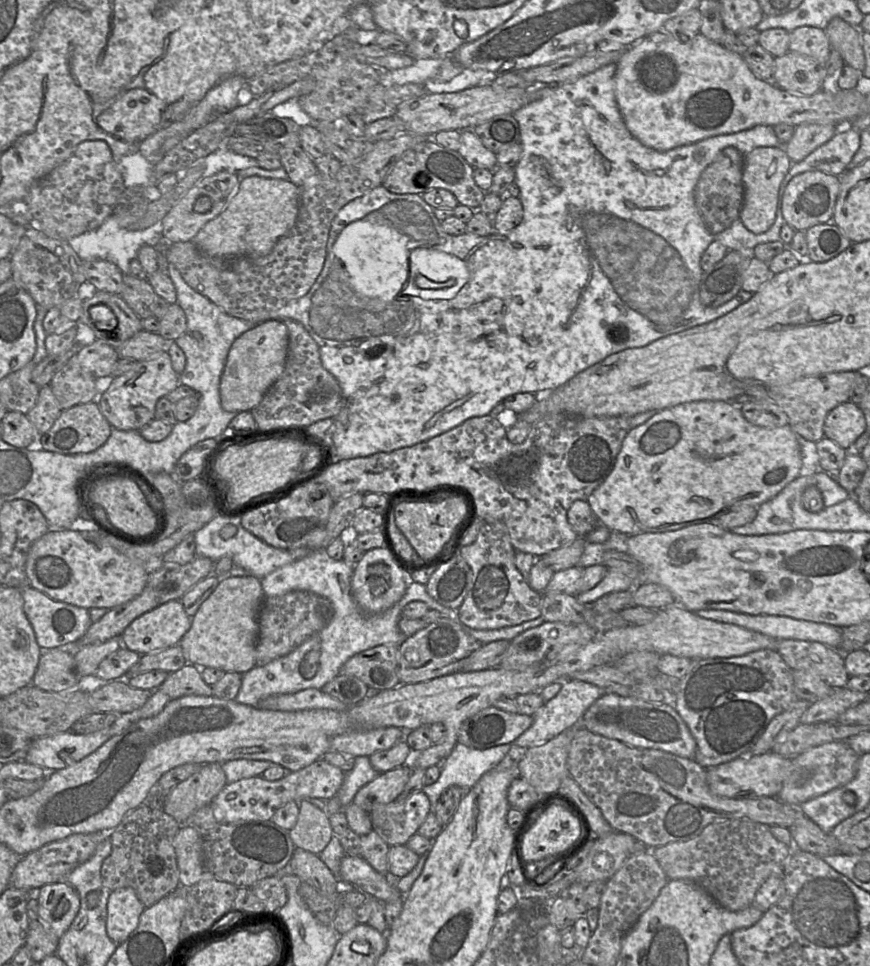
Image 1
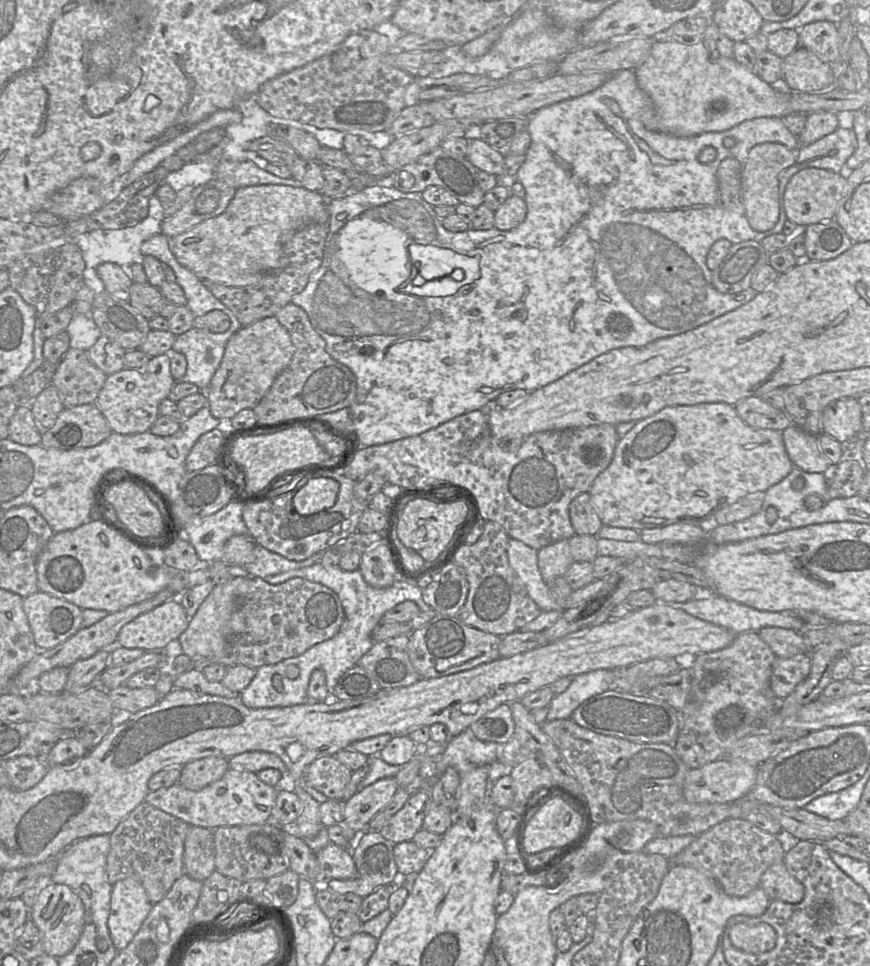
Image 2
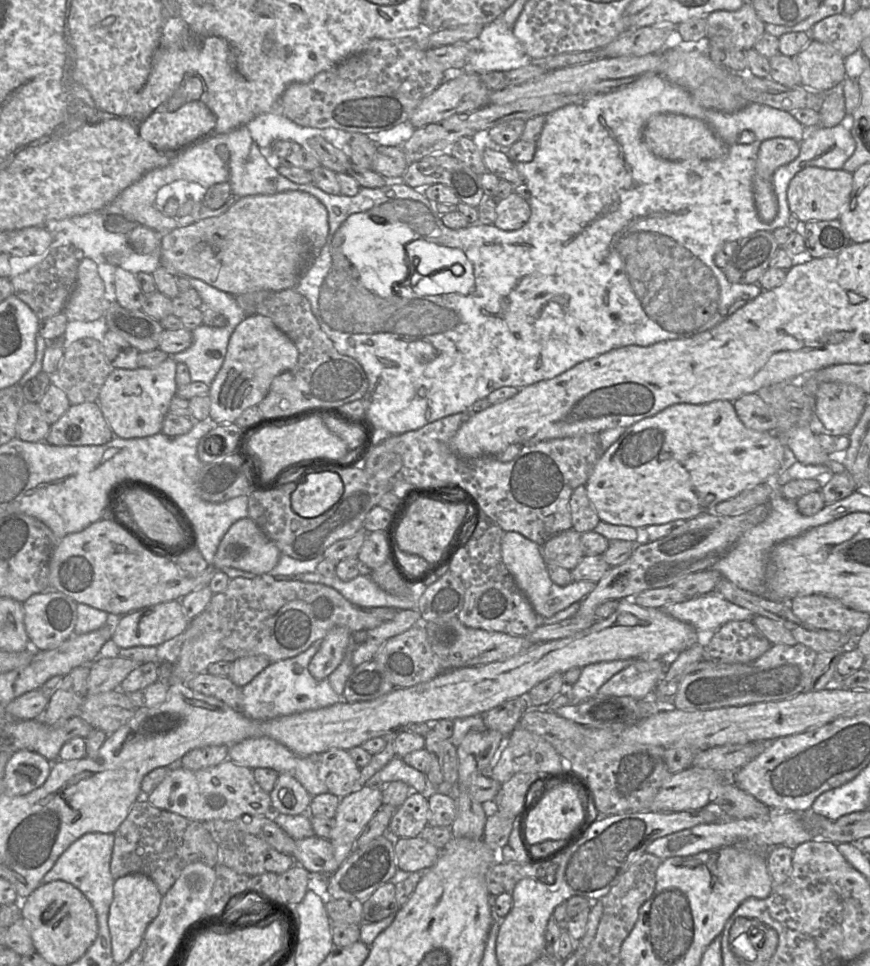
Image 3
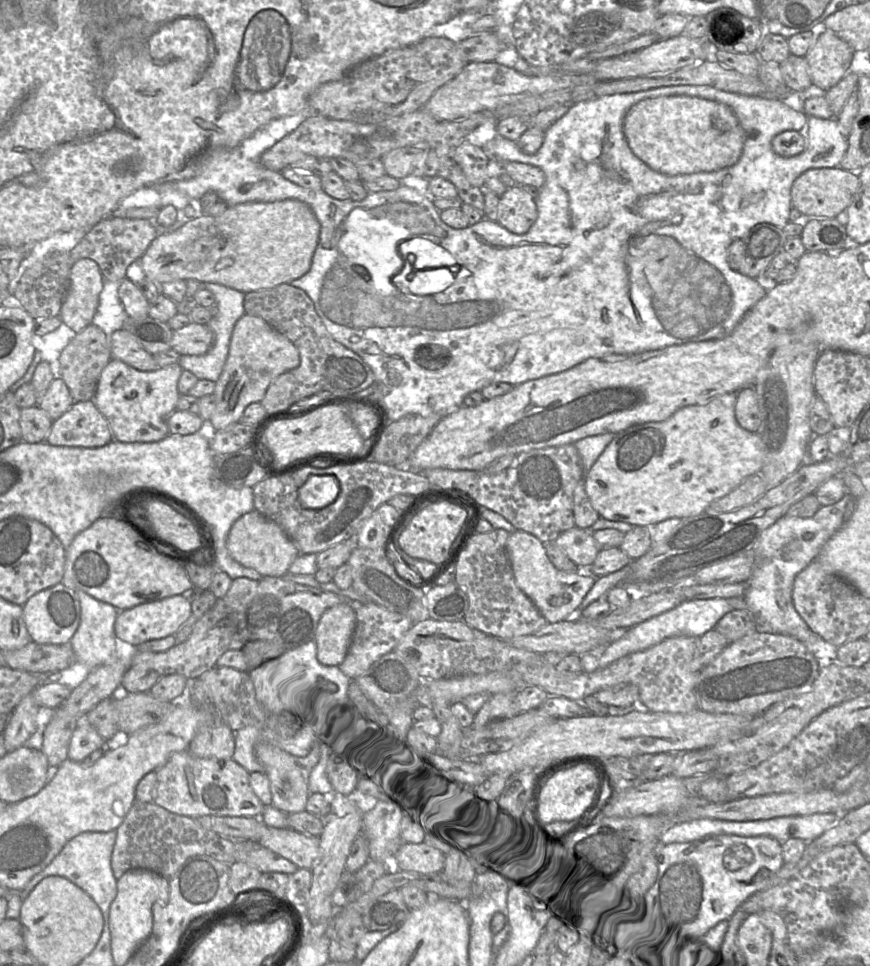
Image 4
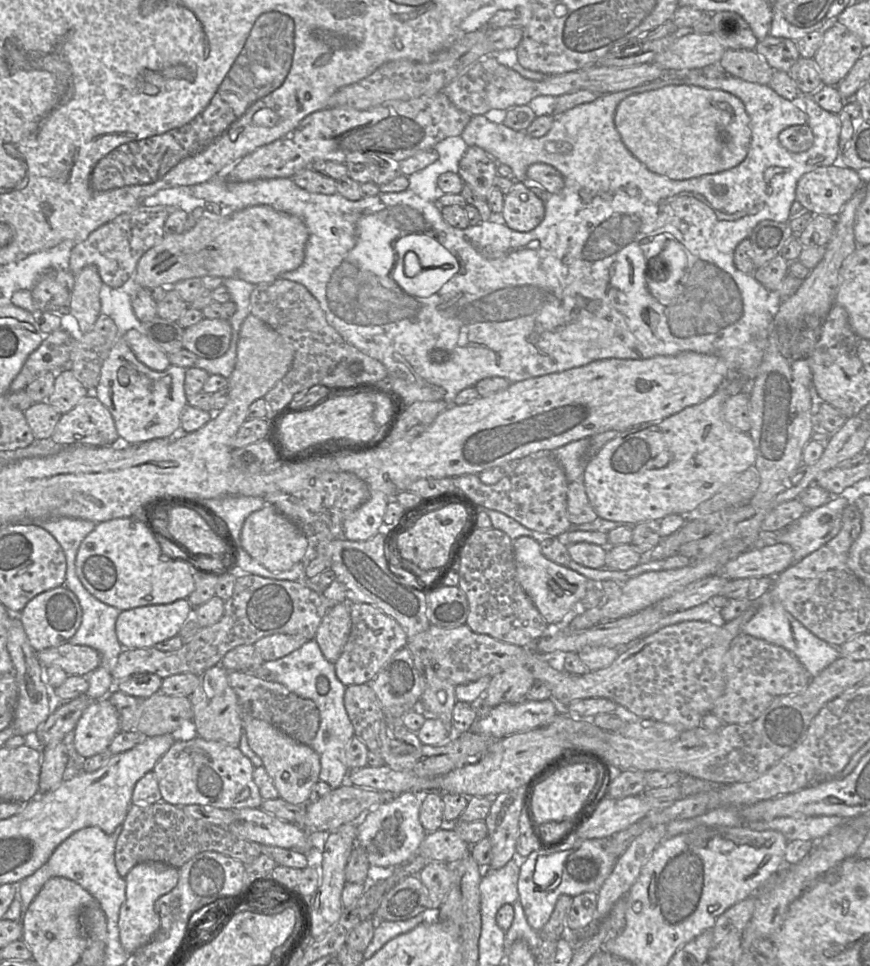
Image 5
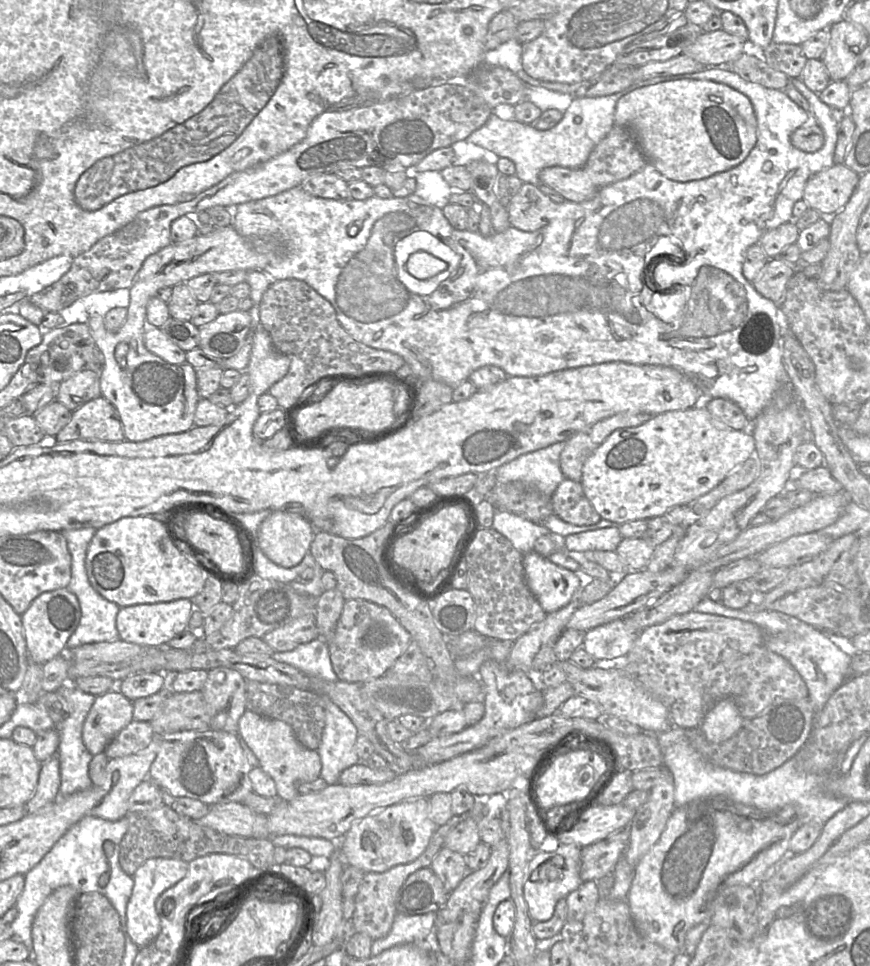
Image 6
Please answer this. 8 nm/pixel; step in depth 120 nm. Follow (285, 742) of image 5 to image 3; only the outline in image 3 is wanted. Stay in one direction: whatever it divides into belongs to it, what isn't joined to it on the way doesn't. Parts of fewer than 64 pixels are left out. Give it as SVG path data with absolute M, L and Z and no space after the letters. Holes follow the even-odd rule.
M281 773L270 793L274 814L308 814L312 796L288 773Z

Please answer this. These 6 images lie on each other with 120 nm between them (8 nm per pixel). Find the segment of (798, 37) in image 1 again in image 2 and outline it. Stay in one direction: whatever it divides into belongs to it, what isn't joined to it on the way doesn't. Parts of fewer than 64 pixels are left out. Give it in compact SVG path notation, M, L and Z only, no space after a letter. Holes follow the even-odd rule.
M827 20L815 21L800 28L798 34L800 46L829 63L839 61L838 24Z

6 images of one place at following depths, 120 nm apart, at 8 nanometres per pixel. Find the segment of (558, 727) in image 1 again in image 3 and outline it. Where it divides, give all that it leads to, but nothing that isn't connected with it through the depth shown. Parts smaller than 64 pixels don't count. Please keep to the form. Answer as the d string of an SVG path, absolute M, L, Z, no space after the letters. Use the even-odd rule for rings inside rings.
M622 659L589 664L582 668L576 683L567 687L567 696L574 704L588 700L598 689L618 672L632 665L637 659Z

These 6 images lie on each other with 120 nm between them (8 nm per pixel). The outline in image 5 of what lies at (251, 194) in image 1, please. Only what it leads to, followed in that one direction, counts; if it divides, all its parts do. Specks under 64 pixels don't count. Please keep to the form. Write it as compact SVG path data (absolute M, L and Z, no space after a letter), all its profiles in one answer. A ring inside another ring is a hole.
M258 205L234 210L220 219L199 218L194 227L181 234L165 236L138 261L132 281L134 286L150 288L171 287L175 283L204 276L236 278L254 285L271 283L284 272L297 269L304 261L308 229L297 216Z

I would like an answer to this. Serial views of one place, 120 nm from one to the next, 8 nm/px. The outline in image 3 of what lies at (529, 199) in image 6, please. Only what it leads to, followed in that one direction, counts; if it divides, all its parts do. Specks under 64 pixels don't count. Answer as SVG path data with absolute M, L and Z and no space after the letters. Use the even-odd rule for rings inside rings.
M512 192L496 205L494 225L504 231L518 230L531 216L531 207L527 200Z

